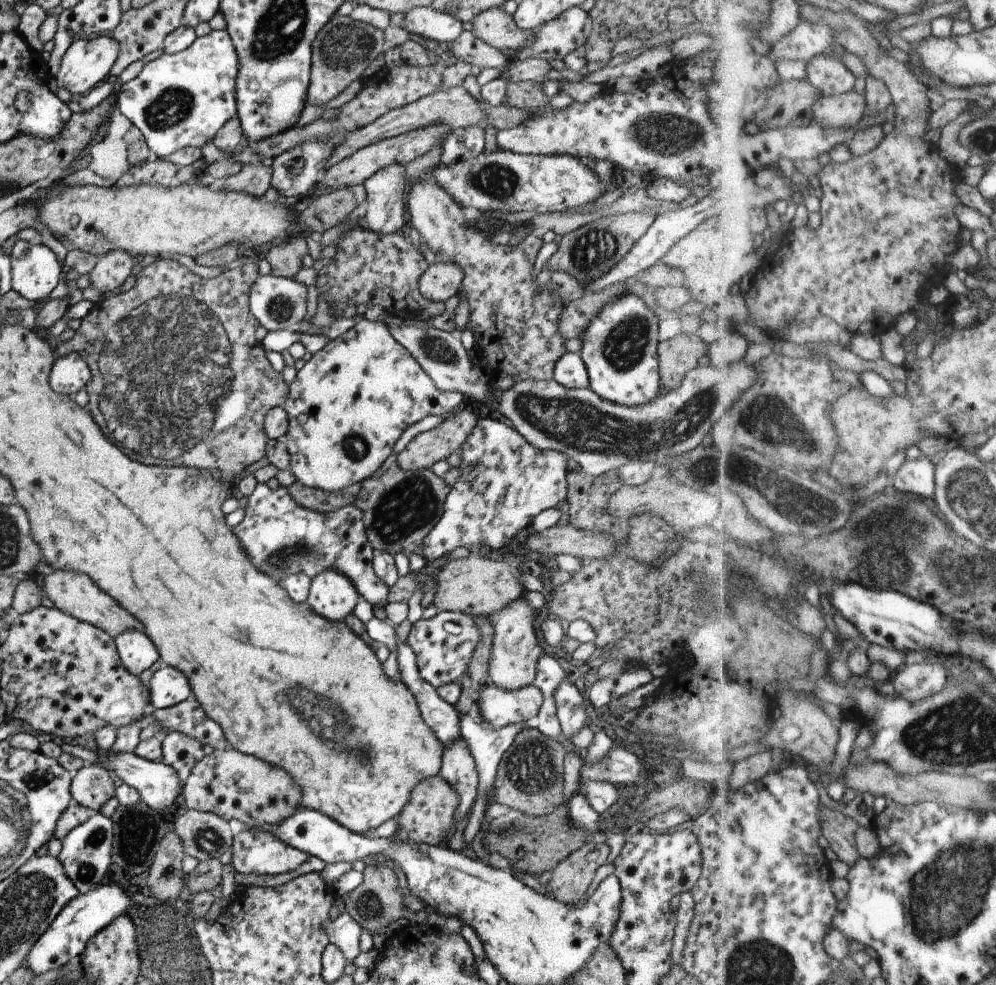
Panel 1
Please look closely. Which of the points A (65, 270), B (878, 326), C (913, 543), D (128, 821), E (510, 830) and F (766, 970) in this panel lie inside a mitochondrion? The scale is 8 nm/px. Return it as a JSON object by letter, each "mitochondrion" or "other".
{"A":"other","B":"other","C":"mitochondrion","D":"mitochondrion","E":"mitochondrion","F":"mitochondrion"}

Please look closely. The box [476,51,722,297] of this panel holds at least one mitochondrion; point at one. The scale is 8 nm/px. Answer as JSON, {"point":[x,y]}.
{"point":[661,133]}

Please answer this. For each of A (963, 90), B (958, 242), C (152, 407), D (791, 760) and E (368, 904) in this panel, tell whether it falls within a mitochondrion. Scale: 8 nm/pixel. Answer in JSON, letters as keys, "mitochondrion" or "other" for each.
{"A":"other","B":"other","C":"mitochondrion","D":"other","E":"mitochondrion"}

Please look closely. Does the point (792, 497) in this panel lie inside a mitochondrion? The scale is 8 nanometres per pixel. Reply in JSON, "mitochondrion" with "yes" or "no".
{"mitochondrion":"yes"}

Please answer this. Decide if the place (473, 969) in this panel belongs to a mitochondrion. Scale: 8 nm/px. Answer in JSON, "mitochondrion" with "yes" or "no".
{"mitochondrion":"no"}

